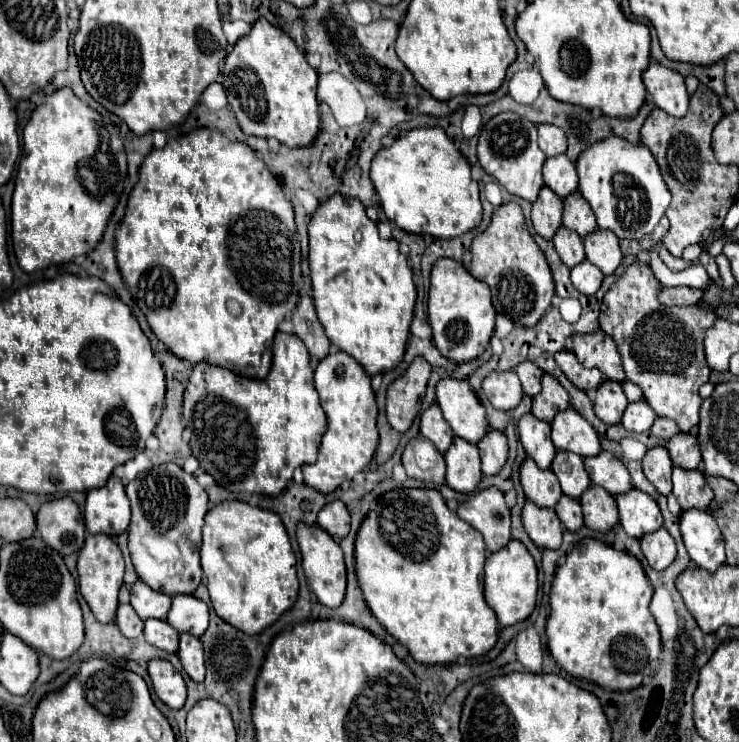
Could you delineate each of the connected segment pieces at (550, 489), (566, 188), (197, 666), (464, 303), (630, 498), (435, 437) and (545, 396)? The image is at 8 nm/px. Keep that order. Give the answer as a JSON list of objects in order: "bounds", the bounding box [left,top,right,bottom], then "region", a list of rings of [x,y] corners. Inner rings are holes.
[{"bounds":[521,459,561,507],"region":[[[525,459],[521,465],[521,483],[529,501],[539,507],[555,507],[561,493],[559,481],[551,469],[543,471],[533,459]]]},{"bounds":[543,155,577,199],"region":[[[557,155],[545,161],[543,165],[543,179],[549,189],[553,189],[561,199],[569,197],[577,191],[577,171],[575,165],[565,155]]]},{"bounds":[177,633,205,683],"region":[[[183,633],[179,639],[177,655],[179,655],[187,675],[195,683],[201,683],[205,679],[205,659],[203,659],[203,645],[201,645],[199,637]]]},{"bounds":[427,259,497,363],"region":[[[439,259],[431,271],[427,315],[433,329],[433,343],[439,353],[455,363],[467,363],[489,347],[489,339],[495,331],[497,311],[483,281],[475,279],[461,263],[453,259]]]},{"bounds":[615,489,663,539],"region":[[[631,489],[623,495],[617,495],[615,499],[619,505],[619,521],[627,535],[641,539],[663,525],[661,511],[647,493]]]},{"bounds":[421,403,455,453],"region":[[[433,403],[423,415],[421,415],[421,435],[429,439],[441,453],[445,453],[455,437],[453,429],[447,425],[445,417],[441,415],[441,409],[437,403]]]},{"bounds":[533,375,569,423],"region":[[[543,375],[543,391],[533,397],[533,415],[537,419],[543,419],[551,423],[557,413],[565,411],[569,407],[569,393],[563,389],[563,385],[551,377]]]}]

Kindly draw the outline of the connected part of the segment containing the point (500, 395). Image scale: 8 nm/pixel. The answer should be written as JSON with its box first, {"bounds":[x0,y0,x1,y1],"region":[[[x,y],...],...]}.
{"bounds":[483,371,523,411],"region":[[[493,371],[483,381],[483,393],[499,411],[515,409],[523,399],[523,389],[515,371]]]}

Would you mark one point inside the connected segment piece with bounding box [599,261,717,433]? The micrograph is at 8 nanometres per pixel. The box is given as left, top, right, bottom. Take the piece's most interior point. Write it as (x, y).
(662, 347)

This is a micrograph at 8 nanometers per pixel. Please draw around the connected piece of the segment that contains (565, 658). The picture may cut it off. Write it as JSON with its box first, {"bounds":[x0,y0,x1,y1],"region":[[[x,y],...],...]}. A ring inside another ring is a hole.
{"bounds":[547,539,661,691],"region":[[[583,539],[559,565],[551,587],[551,615],[547,621],[549,651],[559,667],[569,675],[597,683],[609,691],[631,691],[643,683],[653,671],[653,663],[661,655],[661,635],[655,623],[649,603],[653,587],[649,585],[645,571],[637,557],[625,551],[617,551],[595,539]]]}

